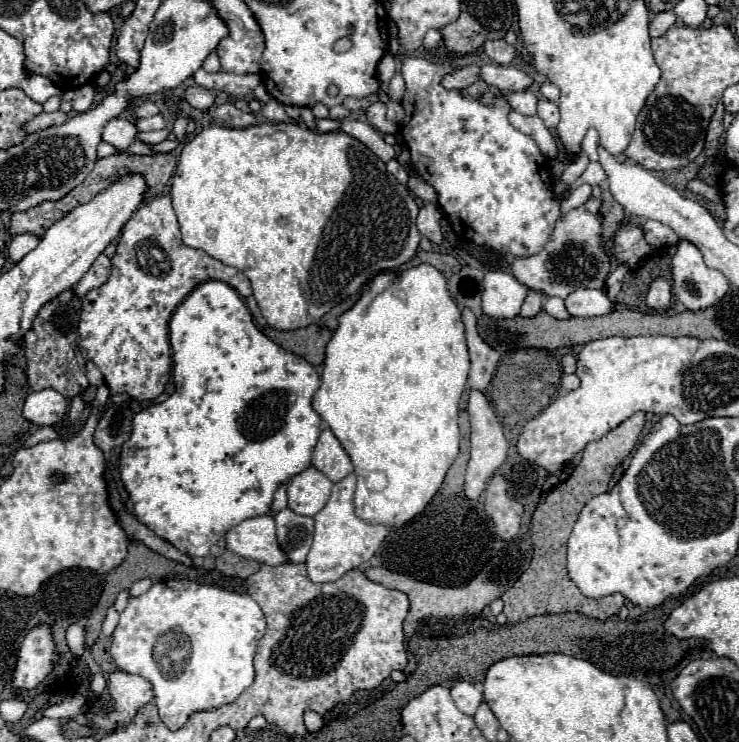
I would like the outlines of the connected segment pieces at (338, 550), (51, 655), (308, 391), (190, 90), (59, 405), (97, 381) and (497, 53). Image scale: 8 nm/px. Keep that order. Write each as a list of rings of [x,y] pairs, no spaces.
[[[348,475],[342,481],[334,483],[328,503],[314,517],[314,541],[306,559],[308,579],[314,583],[336,581],[350,569],[356,569],[366,561],[370,561],[388,533],[384,525],[368,525],[354,515],[354,503],[352,503],[354,485],[356,485],[354,475]]]
[[[40,623],[26,635],[18,651],[12,687],[34,689],[56,669],[56,665],[58,653],[52,637],[52,625]]]
[[[222,281],[200,283],[178,305],[178,309],[170,321],[170,345],[172,345],[172,359],[174,359],[174,375],[172,377],[176,381],[176,391],[164,403],[152,405],[148,409],[142,409],[140,413],[136,413],[136,417],[132,421],[132,435],[122,445],[120,475],[122,475],[122,483],[124,483],[126,491],[130,493],[130,499],[134,503],[134,511],[136,511],[138,519],[148,529],[152,529],[158,537],[172,543],[178,551],[182,551],[186,555],[218,557],[226,549],[224,533],[228,529],[232,529],[232,525],[238,525],[240,521],[248,519],[248,517],[266,515],[270,511],[272,497],[274,497],[274,491],[278,489],[278,485],[290,481],[294,475],[298,475],[300,471],[310,467],[312,451],[318,441],[320,423],[322,423],[320,415],[312,409],[312,395],[320,389],[320,377],[318,377],[316,369],[306,359],[282,349],[272,339],[268,339],[262,331],[258,331],[242,297],[228,283],[222,283]]]
[[[186,87],[186,91],[184,91],[184,99],[192,105],[192,107],[196,107],[196,109],[208,109],[212,103],[214,103],[214,95],[208,91],[208,89],[204,89],[204,87]]]
[[[54,389],[30,393],[24,403],[24,417],[40,427],[58,425],[68,411],[68,401]]]
[[[90,360],[86,362],[86,377],[90,385],[99,387],[104,384],[104,378],[98,367]]]
[[[504,39],[486,41],[486,43],[484,43],[484,53],[486,53],[492,61],[496,61],[496,63],[500,63],[500,65],[508,65],[508,63],[512,63],[514,57],[516,57],[514,45],[508,45]]]

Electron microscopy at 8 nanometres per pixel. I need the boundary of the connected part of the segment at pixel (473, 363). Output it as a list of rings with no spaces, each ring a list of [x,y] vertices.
[[[462,307],[462,321],[466,323],[466,341],[470,353],[468,385],[484,391],[494,377],[496,365],[500,361],[500,353],[482,341],[482,337],[476,331],[476,315],[468,307]]]

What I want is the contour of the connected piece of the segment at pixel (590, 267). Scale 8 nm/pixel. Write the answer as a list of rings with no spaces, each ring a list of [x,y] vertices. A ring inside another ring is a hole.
[[[590,197],[584,205],[562,213],[556,221],[552,239],[544,249],[528,259],[514,259],[512,273],[532,291],[540,291],[548,297],[568,297],[576,289],[604,289],[606,277],[612,271],[612,255],[602,239],[602,199]]]

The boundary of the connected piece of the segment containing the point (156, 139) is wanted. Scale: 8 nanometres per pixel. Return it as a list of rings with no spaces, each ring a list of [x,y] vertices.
[[[166,127],[166,129],[160,129],[160,131],[148,131],[148,133],[138,133],[136,135],[136,139],[138,141],[144,141],[144,143],[150,143],[150,145],[154,145],[154,143],[160,143],[160,141],[164,141],[166,137],[168,137],[168,133],[172,131],[172,127]]]

